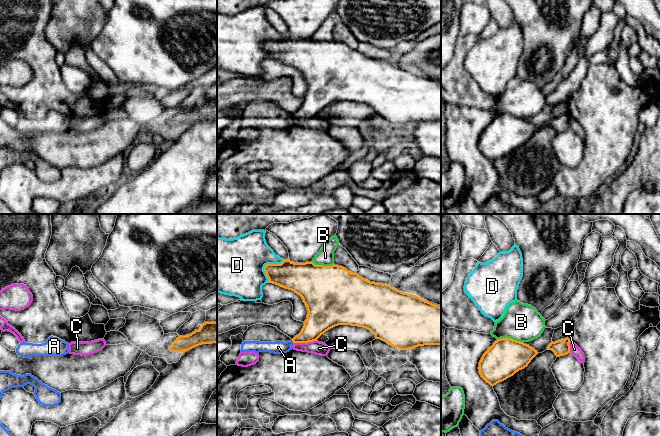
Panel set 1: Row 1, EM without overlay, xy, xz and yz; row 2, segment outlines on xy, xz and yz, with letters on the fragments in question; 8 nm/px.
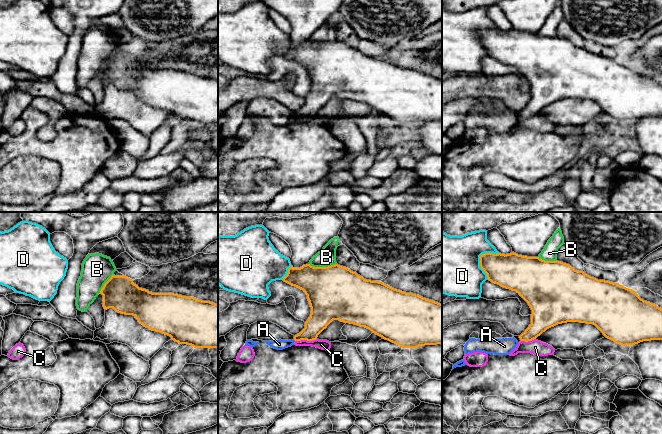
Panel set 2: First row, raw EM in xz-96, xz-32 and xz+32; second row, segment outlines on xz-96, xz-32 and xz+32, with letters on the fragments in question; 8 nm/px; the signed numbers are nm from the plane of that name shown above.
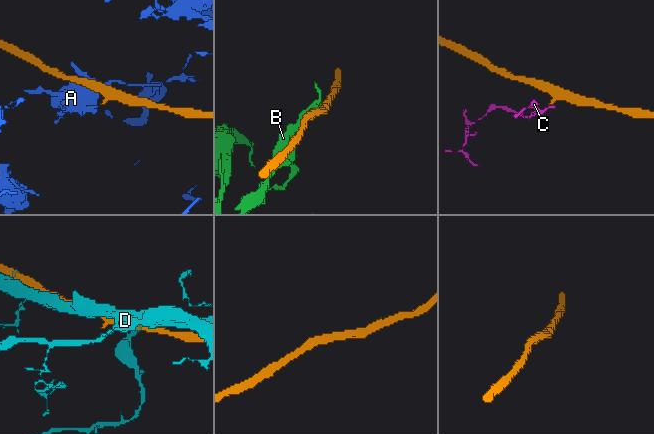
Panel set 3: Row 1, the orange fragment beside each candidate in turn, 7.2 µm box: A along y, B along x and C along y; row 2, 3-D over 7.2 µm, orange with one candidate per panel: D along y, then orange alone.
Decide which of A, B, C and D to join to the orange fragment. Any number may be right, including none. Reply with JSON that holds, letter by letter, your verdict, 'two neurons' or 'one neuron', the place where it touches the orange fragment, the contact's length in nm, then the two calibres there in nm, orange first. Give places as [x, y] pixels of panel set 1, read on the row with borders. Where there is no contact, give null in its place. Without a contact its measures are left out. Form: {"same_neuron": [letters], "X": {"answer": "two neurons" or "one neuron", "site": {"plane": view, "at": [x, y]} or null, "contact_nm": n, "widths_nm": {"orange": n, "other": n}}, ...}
{"same_neuron": [], "A": {"answer": "two neurons", "site": {"plane": "xz", "at": [293, 342]}, "contact_nm": 40, "widths_nm": {"orange": 190, "other": 110}}, "B": {"answer": "two neurons", "site": {"plane": "yz", "at": [510, 338]}, "contact_nm": 200, "widths_nm": {"orange": 300, "other": 300}}, "C": {"answer": "two neurons", "site": {"plane": "xz", "at": [305, 342]}, "contact_nm": 190, "widths_nm": {"orange": 240, "other": 110}}, "D": {"answer": "two neurons", "site": {"plane": "xz", "at": [266, 265]}, "contact_nm": 220, "widths_nm": {"orange": 220, "other": 460}}}

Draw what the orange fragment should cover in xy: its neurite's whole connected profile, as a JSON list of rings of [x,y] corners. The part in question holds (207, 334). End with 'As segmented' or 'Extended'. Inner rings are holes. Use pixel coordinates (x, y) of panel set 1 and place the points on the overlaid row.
[[[217,321],[205,322],[199,330],[186,336],[179,336],[169,347],[169,350],[184,353],[196,346],[212,343],[217,343]]]. As segmented

